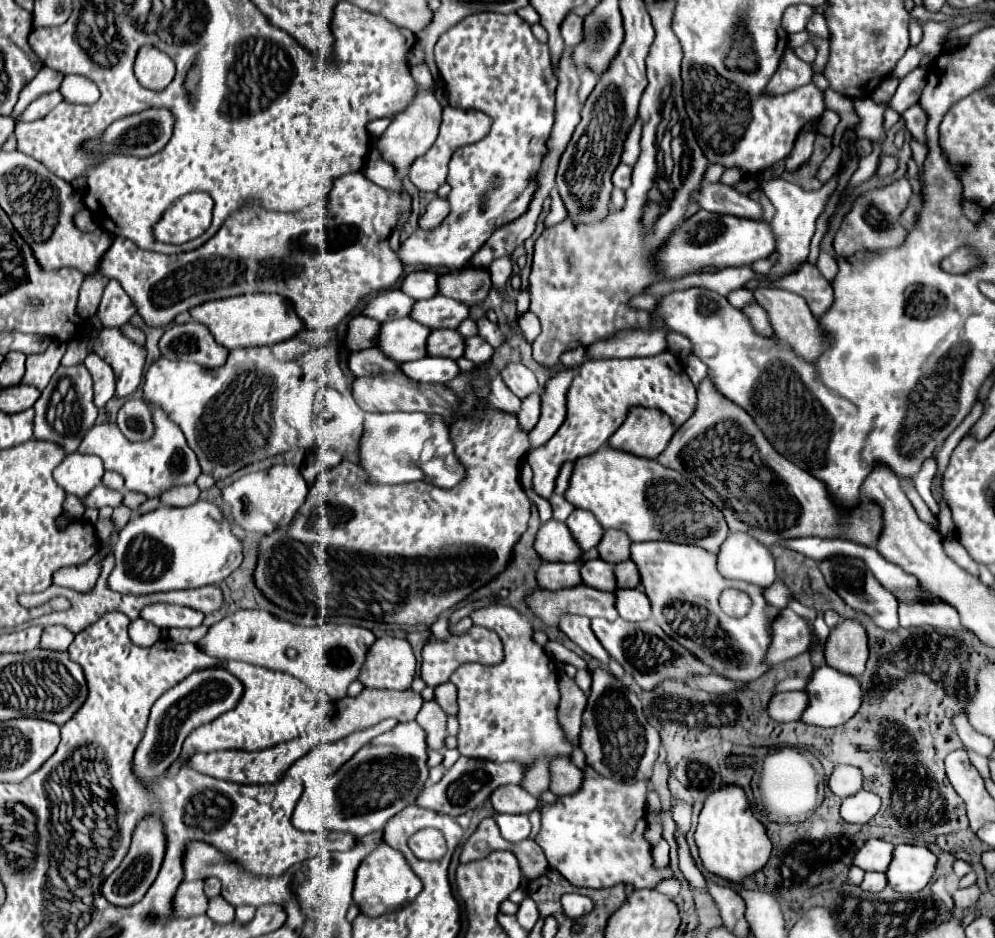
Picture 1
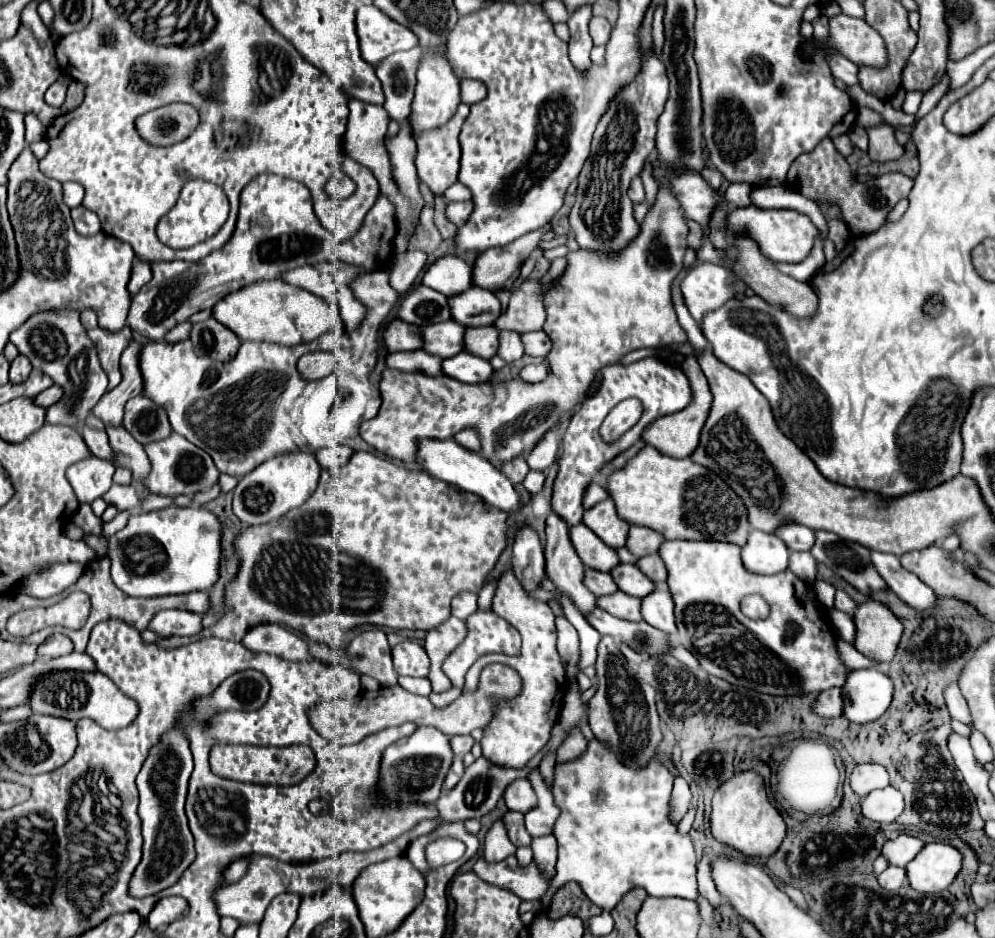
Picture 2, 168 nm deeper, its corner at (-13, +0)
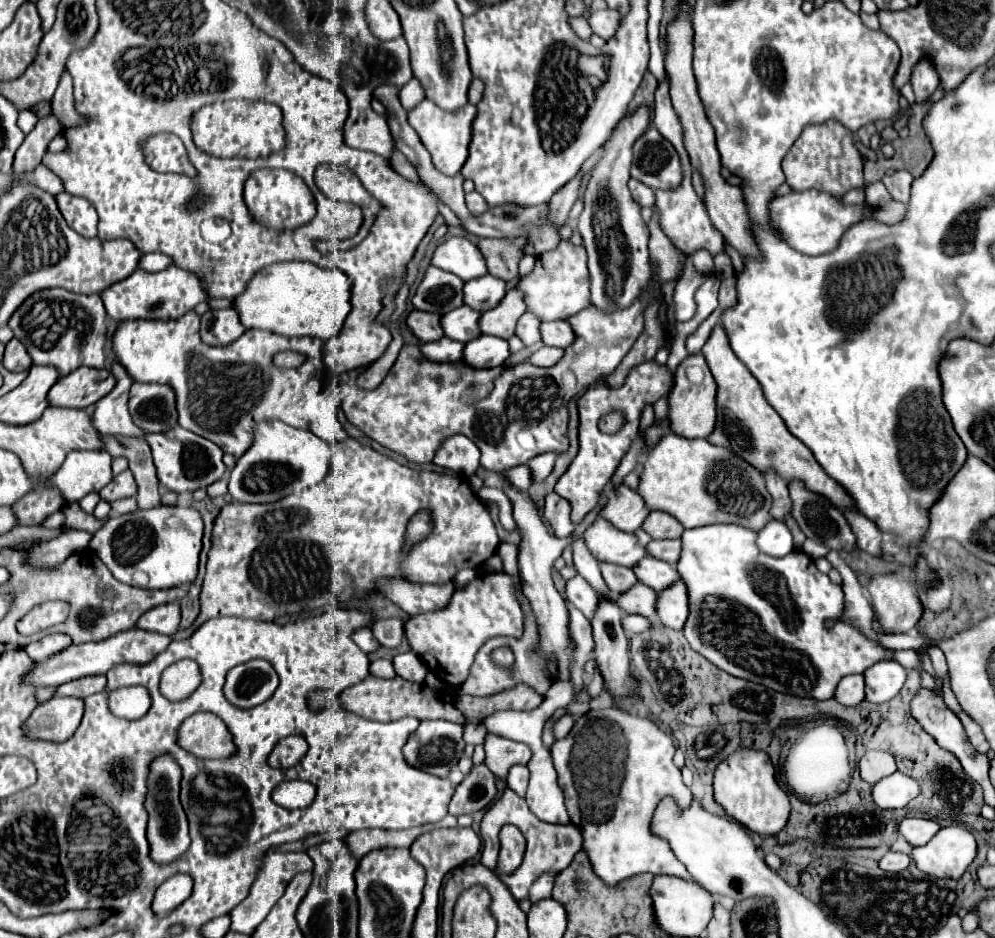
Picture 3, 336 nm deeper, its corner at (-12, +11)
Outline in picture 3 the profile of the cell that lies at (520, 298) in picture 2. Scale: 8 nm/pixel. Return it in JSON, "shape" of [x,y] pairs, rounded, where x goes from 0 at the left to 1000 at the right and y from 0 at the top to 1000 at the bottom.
{"shape":[[[566,256],[560,264],[537,274],[540,279],[536,290],[522,299],[532,324],[532,333],[540,333],[540,337],[546,341],[570,341],[594,324],[590,271],[586,262],[576,262],[574,258]]]}

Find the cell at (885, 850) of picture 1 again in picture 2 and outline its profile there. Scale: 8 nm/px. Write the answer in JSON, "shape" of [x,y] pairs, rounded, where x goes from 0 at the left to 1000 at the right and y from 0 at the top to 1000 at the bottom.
{"shape":[[[903,890],[898,894],[892,894],[886,903],[886,912],[892,916],[894,922],[901,924],[911,924],[911,920],[915,916],[919,916],[919,912],[927,905],[929,897],[915,892],[915,890]]]}

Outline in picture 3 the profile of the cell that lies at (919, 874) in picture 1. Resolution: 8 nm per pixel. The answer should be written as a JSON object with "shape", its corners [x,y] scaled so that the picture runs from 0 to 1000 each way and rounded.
{"shape":[[[970,881],[946,883],[934,900],[918,904],[922,925],[942,936],[966,936],[982,913],[980,891]]]}

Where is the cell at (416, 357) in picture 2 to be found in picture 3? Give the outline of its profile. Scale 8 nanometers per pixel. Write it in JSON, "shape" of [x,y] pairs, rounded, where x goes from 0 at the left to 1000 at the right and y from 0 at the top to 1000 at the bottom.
{"shape":[[[443,360],[439,365],[429,365],[423,369],[425,377],[431,380],[431,384],[439,384],[439,386],[459,386],[465,382],[465,371],[467,367],[451,362],[451,360]]]}

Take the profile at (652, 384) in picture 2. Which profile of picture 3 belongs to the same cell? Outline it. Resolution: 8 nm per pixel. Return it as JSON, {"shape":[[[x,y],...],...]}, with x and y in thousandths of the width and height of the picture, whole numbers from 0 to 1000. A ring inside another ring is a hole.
{"shape":[[[654,384],[654,386],[646,386],[646,388],[638,390],[632,397],[626,414],[614,416],[608,409],[602,409],[582,424],[582,484],[578,486],[572,501],[558,516],[558,525],[562,529],[570,531],[576,539],[576,544],[574,544],[576,559],[582,559],[594,544],[598,544],[602,539],[606,518],[614,512],[624,488],[630,484],[634,471],[638,469],[638,465],[642,461],[642,448],[644,448],[644,439],[646,439],[648,431],[658,431],[672,416],[672,412],[674,412],[674,399],[670,397],[670,392],[662,390]],[[618,437],[624,439],[628,446],[624,458],[618,463],[604,461],[602,446],[612,439],[618,439]]]}

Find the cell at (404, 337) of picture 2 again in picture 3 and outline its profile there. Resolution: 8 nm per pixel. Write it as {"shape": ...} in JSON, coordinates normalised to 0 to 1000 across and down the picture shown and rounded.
{"shape":[[[415,330],[409,339],[409,348],[415,352],[415,356],[423,365],[435,365],[435,362],[441,362],[441,360],[447,358],[441,341],[443,341],[443,335]]]}

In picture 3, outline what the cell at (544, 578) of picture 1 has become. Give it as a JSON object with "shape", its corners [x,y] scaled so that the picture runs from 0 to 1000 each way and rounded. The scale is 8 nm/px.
{"shape":[[[610,599],[604,601],[604,612],[606,612],[606,618],[616,633],[626,633],[642,620],[634,606],[618,603],[618,601],[610,601]]]}

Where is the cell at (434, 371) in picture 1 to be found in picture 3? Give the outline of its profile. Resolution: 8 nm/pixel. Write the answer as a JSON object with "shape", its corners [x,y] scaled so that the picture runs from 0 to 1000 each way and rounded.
{"shape":[[[485,356],[479,362],[473,362],[467,367],[465,384],[477,392],[495,392],[495,390],[508,388],[512,377],[514,375],[512,375],[510,362]]]}

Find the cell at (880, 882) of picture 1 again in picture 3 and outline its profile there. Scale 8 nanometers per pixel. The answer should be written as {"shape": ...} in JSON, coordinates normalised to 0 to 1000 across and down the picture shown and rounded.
{"shape":[[[891,908],[885,917],[883,917],[883,923],[889,928],[889,930],[897,930],[897,932],[904,932],[908,930],[912,923],[914,923],[916,915],[912,910],[906,910],[906,908]]]}

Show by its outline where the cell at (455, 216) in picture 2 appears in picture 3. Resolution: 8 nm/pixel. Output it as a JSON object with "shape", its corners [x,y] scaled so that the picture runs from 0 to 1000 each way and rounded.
{"shape":[[[473,205],[473,207],[467,207],[467,215],[469,215],[469,222],[471,222],[471,226],[475,228],[475,230],[481,230],[481,228],[485,228],[485,226],[489,226],[489,215],[485,213],[485,209],[483,207],[479,207],[479,205]]]}

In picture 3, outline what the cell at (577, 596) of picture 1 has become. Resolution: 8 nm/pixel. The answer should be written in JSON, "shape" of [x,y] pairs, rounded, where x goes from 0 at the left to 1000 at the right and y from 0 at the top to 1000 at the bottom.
{"shape":[[[642,620],[632,631],[624,633],[620,638],[620,644],[624,644],[624,650],[630,655],[644,655],[648,659],[658,659],[660,635],[662,631],[656,631],[656,627]]]}

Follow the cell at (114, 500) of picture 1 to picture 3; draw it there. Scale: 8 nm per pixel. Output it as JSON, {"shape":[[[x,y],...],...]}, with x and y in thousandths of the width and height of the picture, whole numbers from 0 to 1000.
{"shape":[[[126,501],[122,503],[120,507],[116,507],[102,525],[102,533],[108,533],[108,535],[116,535],[116,533],[122,533],[122,531],[130,531],[130,529],[136,529],[138,527],[138,516],[136,516],[136,510],[132,505],[132,501]]]}

